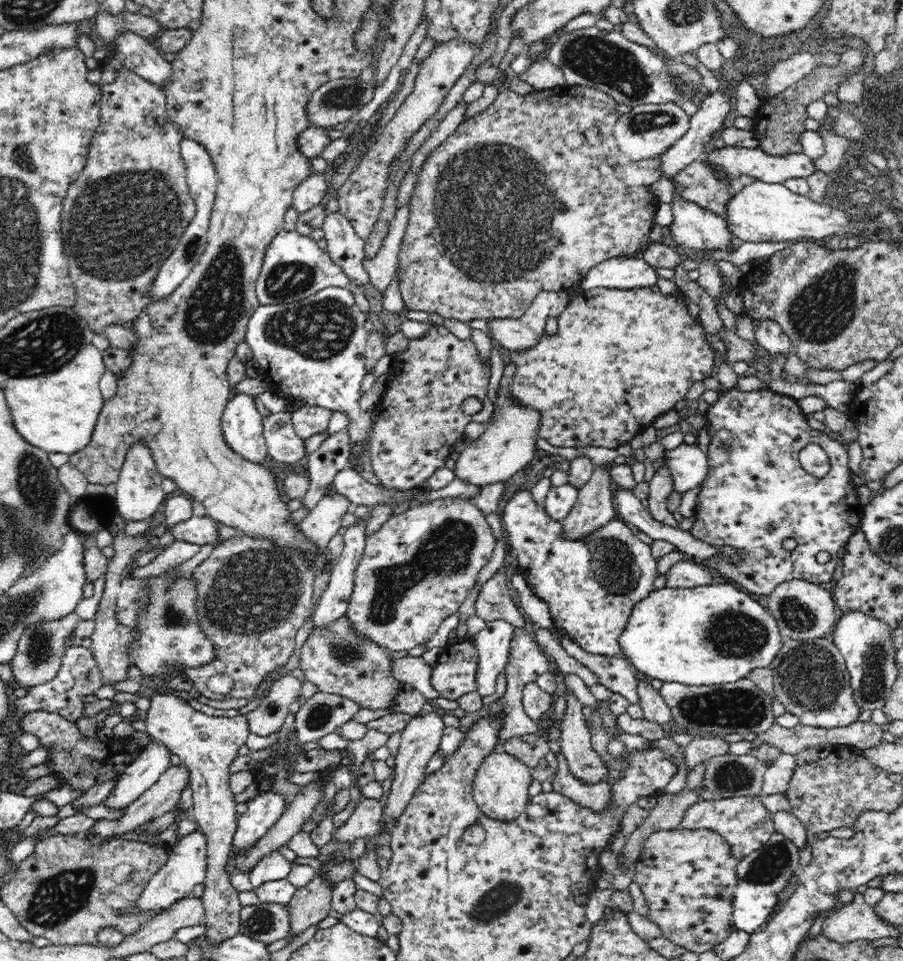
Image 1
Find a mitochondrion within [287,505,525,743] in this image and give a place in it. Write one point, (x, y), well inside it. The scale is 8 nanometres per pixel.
(447, 551)

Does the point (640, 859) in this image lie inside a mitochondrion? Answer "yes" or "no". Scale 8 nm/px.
no

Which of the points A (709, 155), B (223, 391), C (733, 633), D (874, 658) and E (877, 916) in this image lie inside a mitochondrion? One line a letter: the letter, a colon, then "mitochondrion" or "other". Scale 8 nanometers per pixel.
A: other
B: other
C: mitochondrion
D: mitochondrion
E: other

